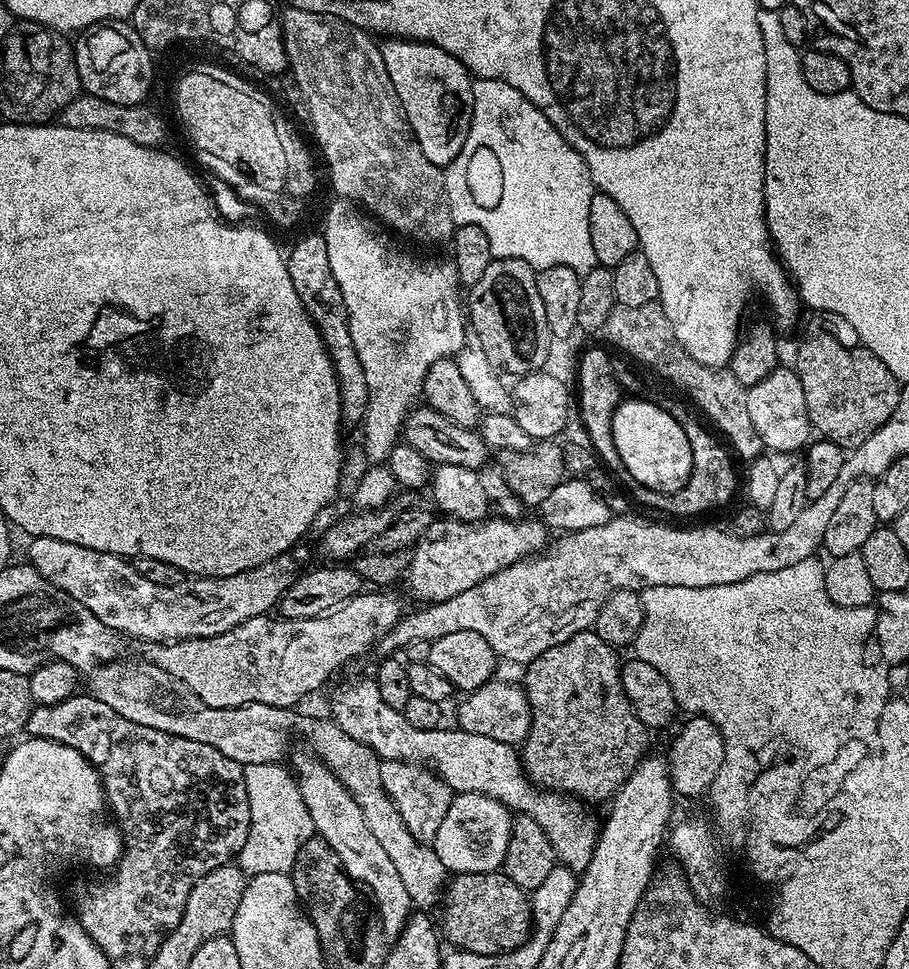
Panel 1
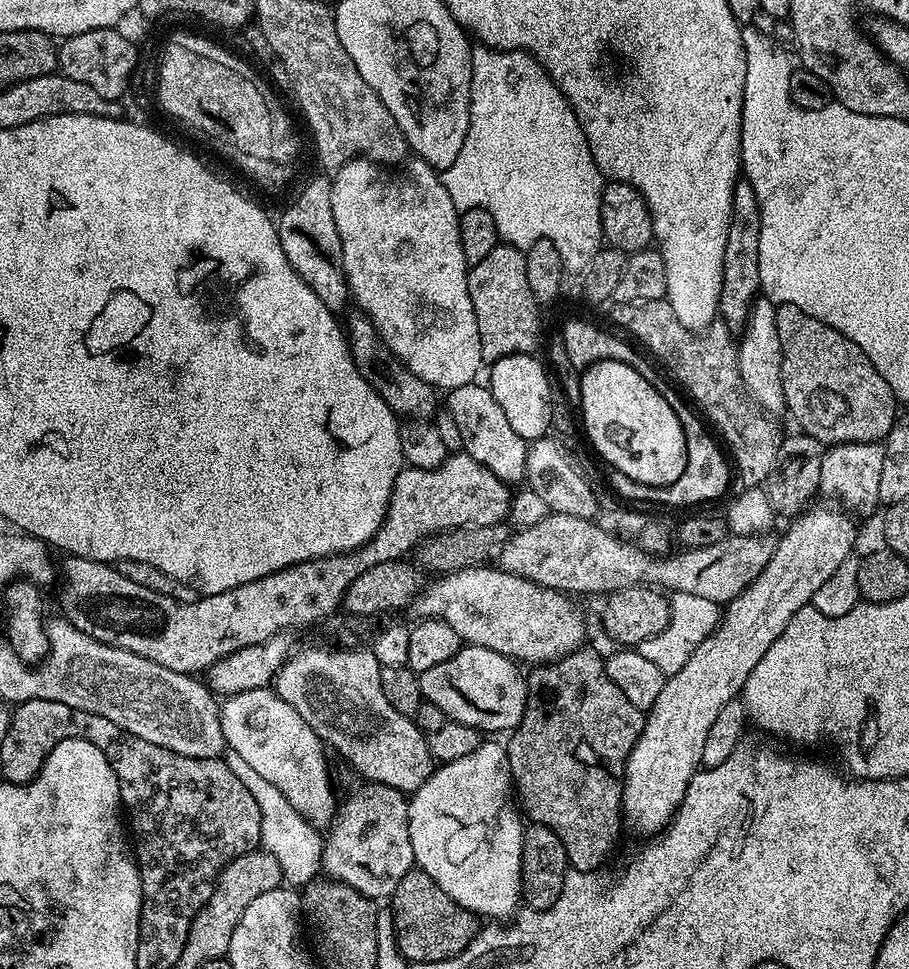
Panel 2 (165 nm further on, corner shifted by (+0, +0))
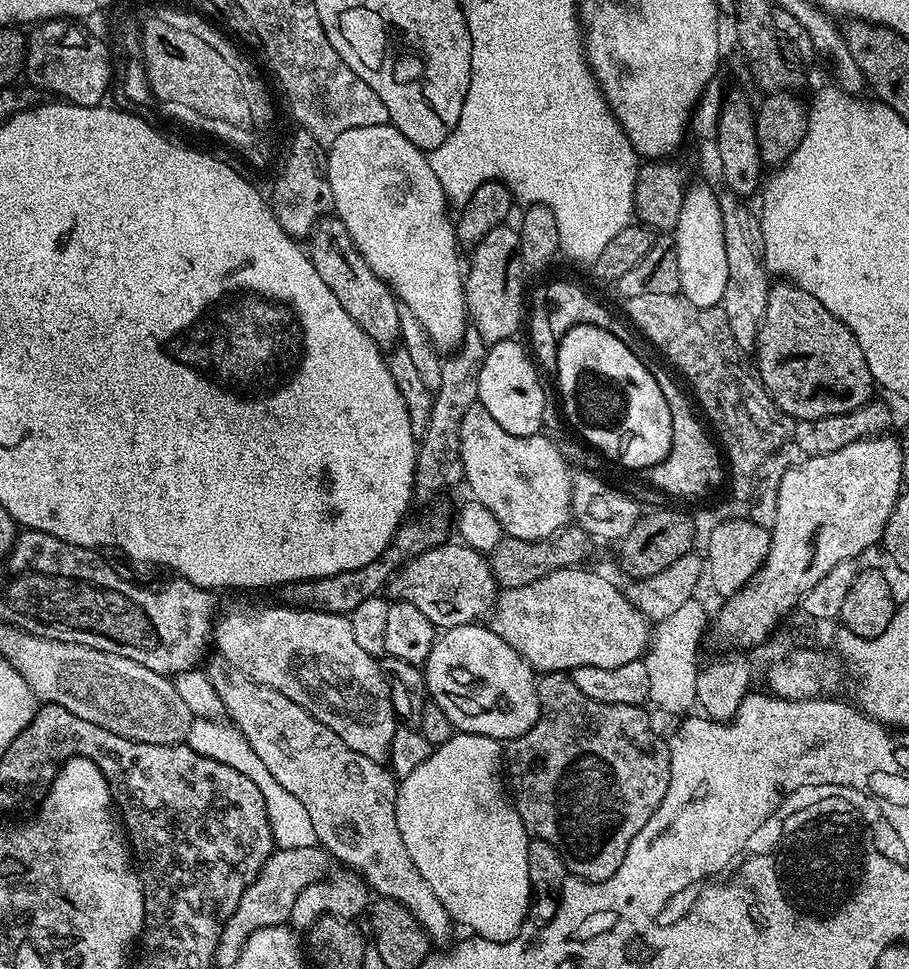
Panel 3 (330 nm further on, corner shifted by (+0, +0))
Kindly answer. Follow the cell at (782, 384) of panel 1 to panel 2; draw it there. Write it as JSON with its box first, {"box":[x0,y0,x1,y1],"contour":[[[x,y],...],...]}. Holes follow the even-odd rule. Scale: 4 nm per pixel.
{"box":[736,298,785,414],"contour":[[[757,298],[752,302],[748,321],[736,345],[738,358],[738,374],[742,378],[748,394],[760,408],[769,414],[785,411],[782,394],[782,342],[778,338],[778,322],[776,321],[777,305],[768,300]]]}

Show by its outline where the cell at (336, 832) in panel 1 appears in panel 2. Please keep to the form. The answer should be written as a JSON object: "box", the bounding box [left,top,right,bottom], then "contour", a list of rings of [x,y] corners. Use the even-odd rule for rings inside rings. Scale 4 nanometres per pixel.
{"box":[219,687,338,830],"contour":[[[271,687],[240,691],[236,695],[225,697],[219,709],[224,741],[229,751],[241,755],[266,782],[278,787],[278,790],[286,795],[290,806],[306,817],[308,823],[321,830],[329,827],[338,810],[338,799],[336,800],[330,780],[326,760],[328,752],[323,739],[302,718],[298,710],[282,699]]]}

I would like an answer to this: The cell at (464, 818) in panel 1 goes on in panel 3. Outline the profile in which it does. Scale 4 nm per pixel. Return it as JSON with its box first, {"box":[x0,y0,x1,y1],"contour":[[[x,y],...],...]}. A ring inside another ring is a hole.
{"box":[396,732,534,940],"contour":[[[460,732],[453,734],[445,744],[435,745],[430,758],[399,781],[396,817],[398,834],[402,834],[410,862],[414,862],[418,874],[430,882],[430,890],[438,894],[438,902],[446,906],[457,925],[465,924],[469,933],[483,940],[511,940],[520,935],[534,892],[526,862],[530,837],[506,787],[506,752],[501,741]]]}

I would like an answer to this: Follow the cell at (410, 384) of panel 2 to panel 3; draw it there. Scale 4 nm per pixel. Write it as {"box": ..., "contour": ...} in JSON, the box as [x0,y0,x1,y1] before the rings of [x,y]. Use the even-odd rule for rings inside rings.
{"box":[306,218,401,350],"contour":[[[325,218],[316,225],[306,244],[308,257],[312,259],[314,270],[318,270],[318,278],[330,286],[330,294],[338,298],[342,310],[362,326],[362,330],[382,350],[392,350],[401,343],[400,323],[398,322],[398,303],[387,282],[378,278],[374,270],[370,270],[370,262],[362,258],[358,246],[354,246],[354,238],[350,238],[350,230],[341,220]]]}

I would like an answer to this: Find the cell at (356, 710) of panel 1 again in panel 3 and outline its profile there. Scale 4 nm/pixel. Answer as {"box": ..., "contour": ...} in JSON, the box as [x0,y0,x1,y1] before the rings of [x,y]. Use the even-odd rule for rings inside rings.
{"box":[214,603,398,761],"contour":[[[279,603],[268,604],[265,608],[255,608],[248,604],[245,608],[230,609],[224,617],[221,615],[214,624],[214,648],[228,659],[226,664],[229,669],[248,676],[262,686],[278,690],[278,694],[286,694],[290,702],[298,702],[298,706],[318,718],[318,722],[334,730],[334,734],[338,734],[338,738],[342,738],[350,750],[358,750],[358,754],[366,754],[366,758],[371,760],[387,761],[398,721],[390,702],[390,690],[384,681],[380,660],[366,654],[366,650],[354,642],[354,630],[347,615]]]}

